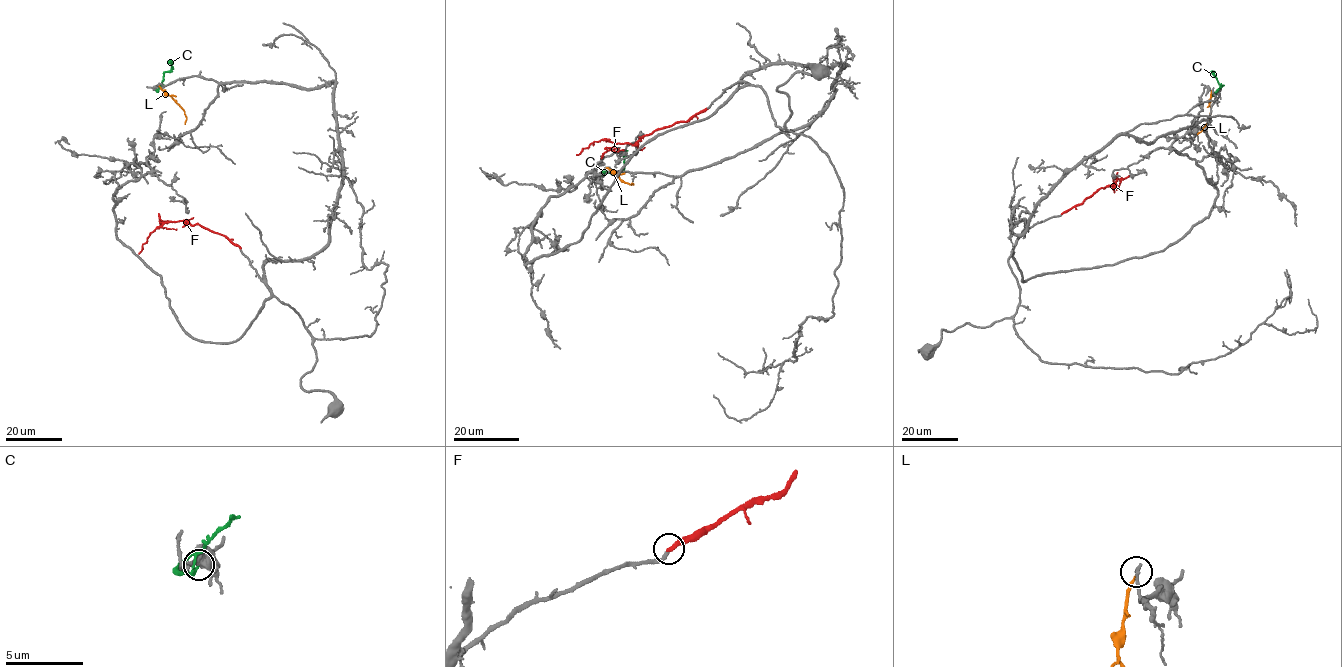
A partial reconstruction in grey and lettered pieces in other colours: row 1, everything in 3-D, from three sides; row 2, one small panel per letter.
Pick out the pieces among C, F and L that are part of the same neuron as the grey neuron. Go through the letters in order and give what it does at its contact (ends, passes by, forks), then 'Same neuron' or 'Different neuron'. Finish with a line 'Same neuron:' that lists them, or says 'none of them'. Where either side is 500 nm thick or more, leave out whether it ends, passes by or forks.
C: Different neuron
F: It ends there. Different neuron
L: It ends there. Different neuron
Same neuron: none of them

